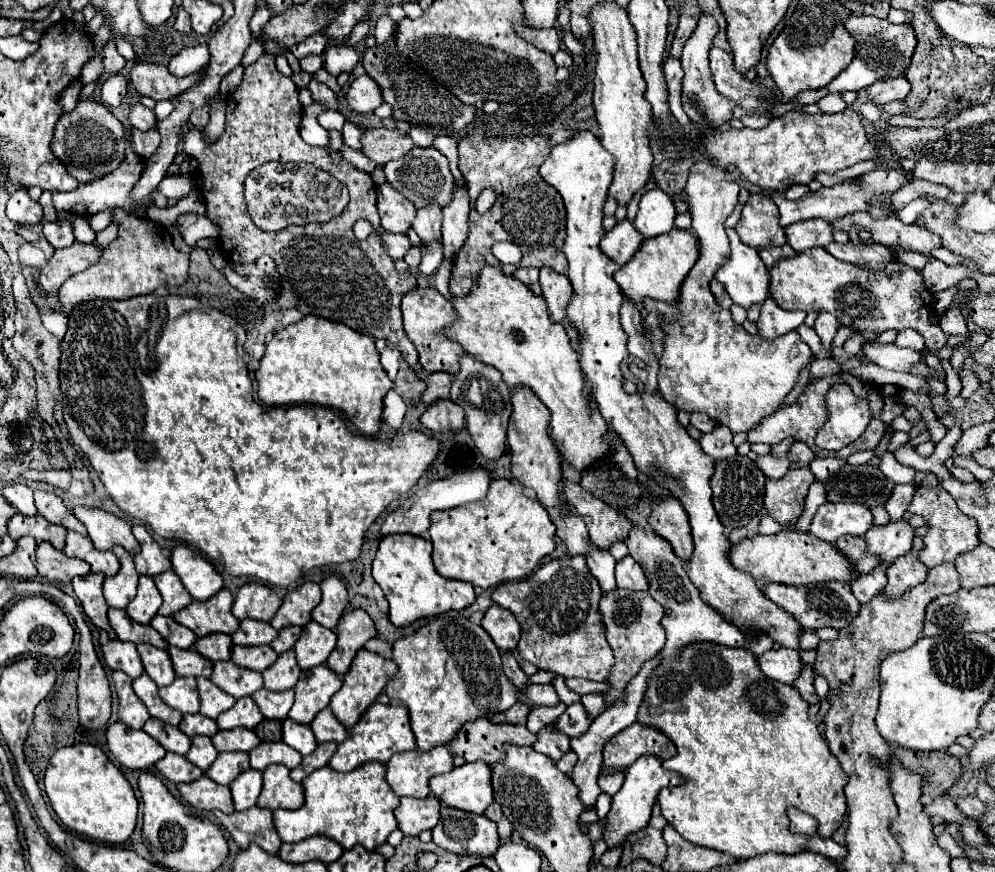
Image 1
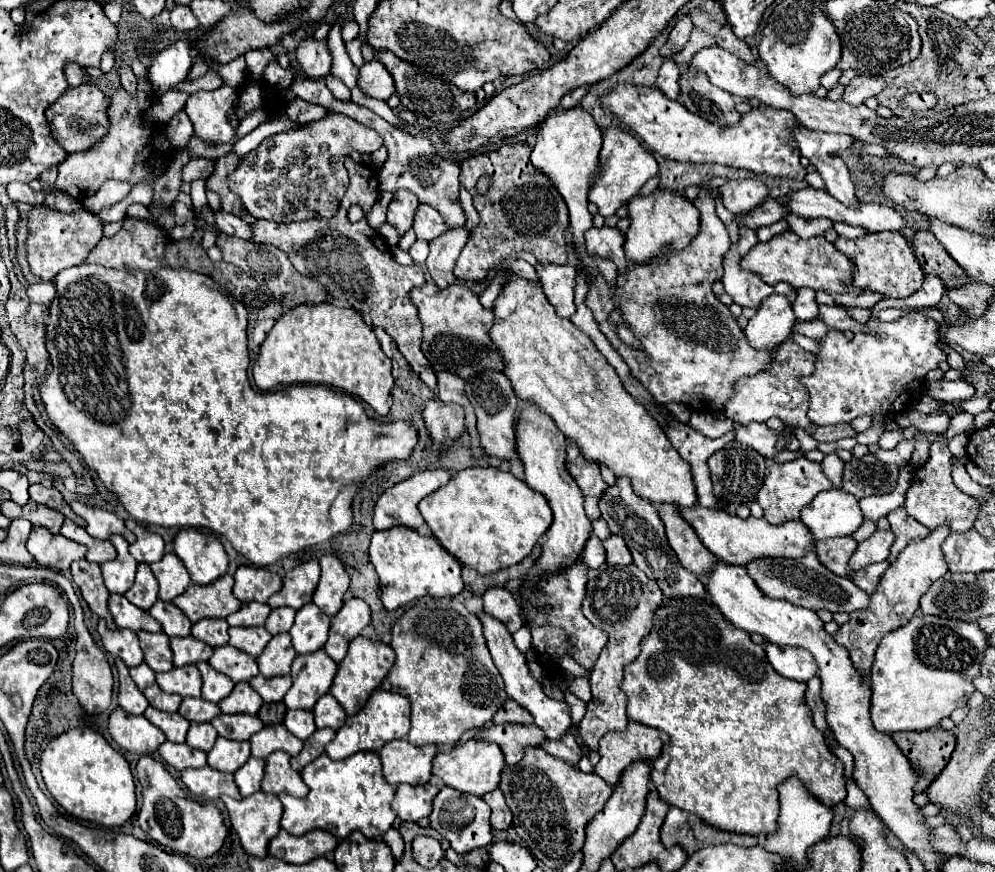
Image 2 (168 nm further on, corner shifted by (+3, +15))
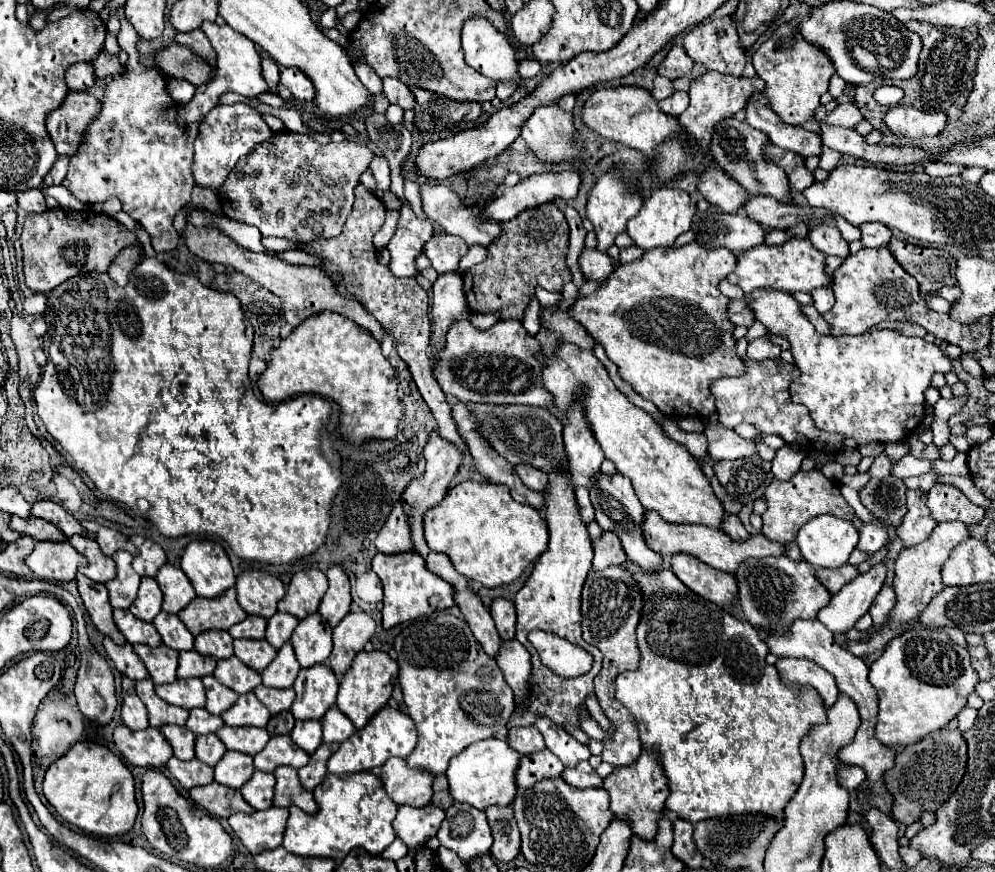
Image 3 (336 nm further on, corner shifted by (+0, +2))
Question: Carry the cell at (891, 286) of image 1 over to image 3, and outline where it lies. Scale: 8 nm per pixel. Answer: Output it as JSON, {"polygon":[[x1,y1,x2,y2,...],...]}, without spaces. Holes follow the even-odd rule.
{"polygon":[[791,238,781,246,767,246,759,244,743,254,737,256,735,270,727,276,727,280,739,288,743,288,745,294,751,294,753,290,781,290,781,292,811,292,815,288,827,286,825,276,825,254,815,250,811,242]]}

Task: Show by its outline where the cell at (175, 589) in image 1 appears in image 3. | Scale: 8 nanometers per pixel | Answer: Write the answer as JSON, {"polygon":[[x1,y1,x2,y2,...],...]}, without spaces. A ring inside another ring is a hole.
{"polygon":[[171,564,161,566,155,580,159,582,163,596,165,596,163,610,169,614,177,614,197,596,189,578,185,576,185,572,177,566,171,566]]}

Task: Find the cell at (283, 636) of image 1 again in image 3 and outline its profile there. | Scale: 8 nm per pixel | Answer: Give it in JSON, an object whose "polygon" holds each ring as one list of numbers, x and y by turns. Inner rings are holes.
{"polygon":[[277,612,275,616,269,618,269,624,267,624,267,636,265,640,275,648,279,650,285,642,289,642,293,630,297,628,299,620,291,614,285,614,285,612]]}

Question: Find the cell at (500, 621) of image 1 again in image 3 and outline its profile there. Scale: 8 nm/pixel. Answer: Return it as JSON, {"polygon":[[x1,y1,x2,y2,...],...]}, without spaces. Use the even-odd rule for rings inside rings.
{"polygon":[[495,598,491,604,491,616,497,624,499,636,503,640,513,640,515,638,515,620,517,620,513,602,505,600,505,598]]}

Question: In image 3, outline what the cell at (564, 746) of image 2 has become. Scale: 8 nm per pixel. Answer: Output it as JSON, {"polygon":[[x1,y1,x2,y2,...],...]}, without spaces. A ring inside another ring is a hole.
{"polygon":[[581,762,577,768,565,768,563,776,561,776,567,784,575,786,575,788,599,788,603,786,603,778,595,772,595,768,591,768,589,762]]}

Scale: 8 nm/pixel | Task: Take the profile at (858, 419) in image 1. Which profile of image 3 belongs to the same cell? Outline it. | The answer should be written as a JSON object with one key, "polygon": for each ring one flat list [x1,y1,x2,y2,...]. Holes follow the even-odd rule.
{"polygon":[[753,292,749,294,749,308,755,312,755,320,767,326,771,334,781,334,791,342,791,352,795,366,799,368,799,378,791,384,791,400,807,406,813,424,819,430,843,434,853,438,857,446,871,442,897,442,907,440,911,430,925,418,925,390,931,384,935,372,947,374,951,370,951,360,925,338,907,338,895,330,875,330,861,336,821,336,815,326,801,314,801,306,787,292]]}

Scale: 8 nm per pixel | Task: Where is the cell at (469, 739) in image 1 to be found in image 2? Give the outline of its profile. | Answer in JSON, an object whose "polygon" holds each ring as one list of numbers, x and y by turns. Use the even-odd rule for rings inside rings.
{"polygon":[[534,723,532,725,492,725,490,729,476,733,474,739,496,743,504,753,506,763,516,765,524,755,524,747,540,745,544,739,544,733]]}

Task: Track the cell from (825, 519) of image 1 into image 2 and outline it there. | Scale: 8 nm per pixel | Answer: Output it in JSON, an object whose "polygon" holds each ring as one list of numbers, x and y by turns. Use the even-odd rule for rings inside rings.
{"polygon":[[838,487,820,491,812,499,812,503,802,509,800,517,800,521,804,521,816,541,852,535,860,527,862,519,864,517,860,513,856,497]]}

